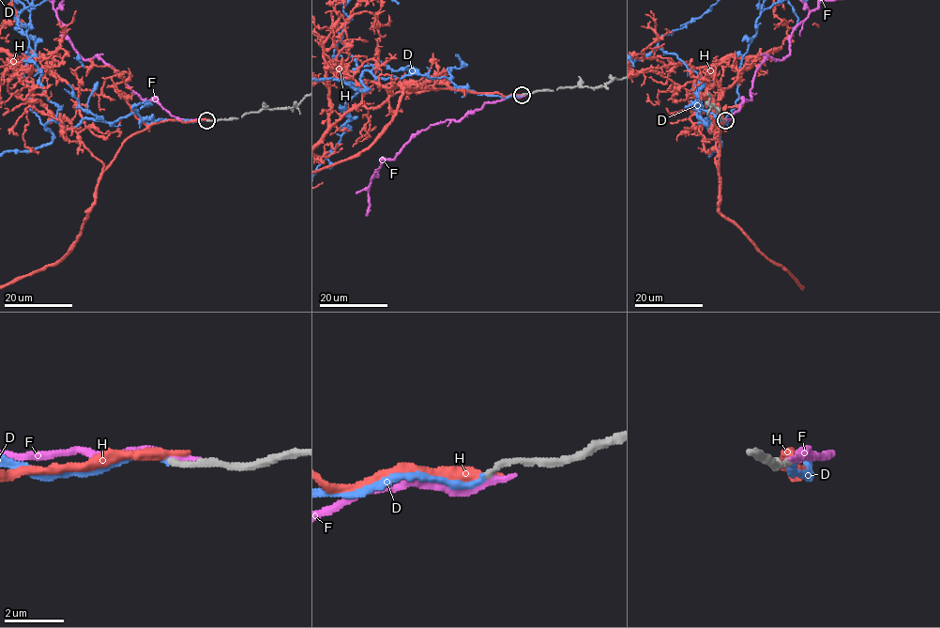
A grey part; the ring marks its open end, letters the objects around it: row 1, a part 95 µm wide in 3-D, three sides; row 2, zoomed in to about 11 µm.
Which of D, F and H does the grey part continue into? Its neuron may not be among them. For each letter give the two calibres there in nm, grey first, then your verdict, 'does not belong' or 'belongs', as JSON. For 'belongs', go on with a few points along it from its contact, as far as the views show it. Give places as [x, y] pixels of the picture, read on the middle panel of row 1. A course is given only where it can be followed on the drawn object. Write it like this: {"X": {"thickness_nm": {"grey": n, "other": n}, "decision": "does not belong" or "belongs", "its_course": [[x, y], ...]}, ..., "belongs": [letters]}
{"D": {"thickness_nm": {"grey": 220, "other": 180}, "decision": "belongs"}, "F": {"thickness_nm": {"grey": 220, "other": 300}, "decision": "does not belong"}, "H": {"thickness_nm": {"grey": 220, "other": 380}, "decision": "does not belong"}, "belongs": ["D"]}

